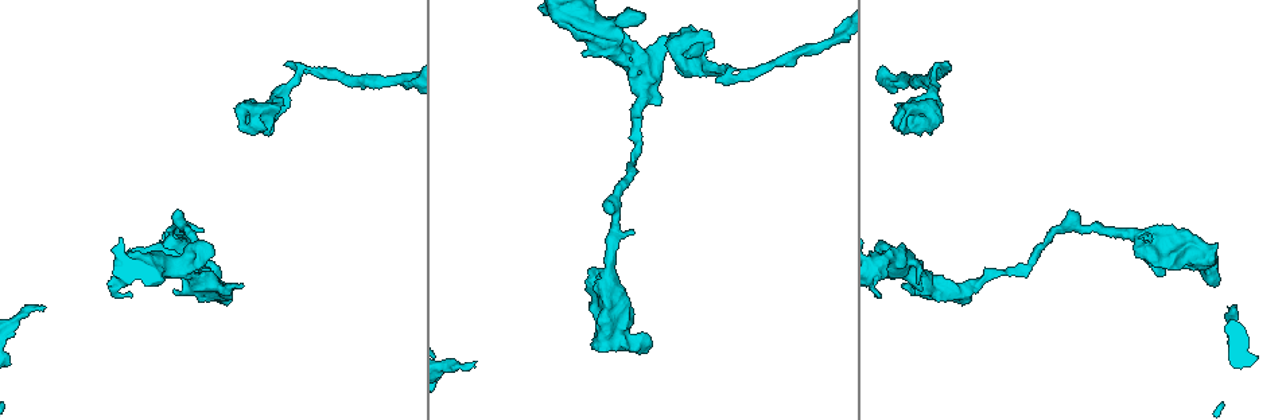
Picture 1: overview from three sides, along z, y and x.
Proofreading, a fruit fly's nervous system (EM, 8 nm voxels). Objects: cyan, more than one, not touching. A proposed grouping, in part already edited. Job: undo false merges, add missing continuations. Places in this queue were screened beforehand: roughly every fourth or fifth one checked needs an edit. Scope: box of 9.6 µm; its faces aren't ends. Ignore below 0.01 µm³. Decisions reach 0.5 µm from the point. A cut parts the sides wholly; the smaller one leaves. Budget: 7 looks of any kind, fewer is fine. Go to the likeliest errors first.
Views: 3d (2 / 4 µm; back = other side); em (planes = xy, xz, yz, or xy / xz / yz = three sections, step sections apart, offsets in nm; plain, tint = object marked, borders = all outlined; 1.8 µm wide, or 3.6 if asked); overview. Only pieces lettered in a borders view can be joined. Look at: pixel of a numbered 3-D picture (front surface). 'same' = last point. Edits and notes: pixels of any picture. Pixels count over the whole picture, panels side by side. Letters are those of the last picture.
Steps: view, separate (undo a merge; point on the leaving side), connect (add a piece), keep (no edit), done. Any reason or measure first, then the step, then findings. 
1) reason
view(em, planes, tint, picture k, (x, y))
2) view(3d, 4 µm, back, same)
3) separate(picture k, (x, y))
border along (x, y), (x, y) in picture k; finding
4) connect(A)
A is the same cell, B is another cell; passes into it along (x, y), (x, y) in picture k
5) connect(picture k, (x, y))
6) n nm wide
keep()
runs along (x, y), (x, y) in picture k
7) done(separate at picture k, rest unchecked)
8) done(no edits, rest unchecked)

an open end
view(em, planes, borders, picture 1, (41, 308))

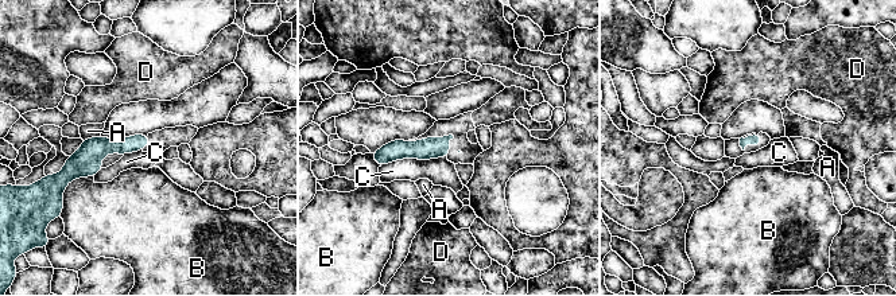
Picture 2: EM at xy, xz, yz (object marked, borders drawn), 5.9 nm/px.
keep()
A, B, C and D are other cells; none of them fits

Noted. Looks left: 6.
a fork
view(em, planes, borders, picture 1, (182, 246))

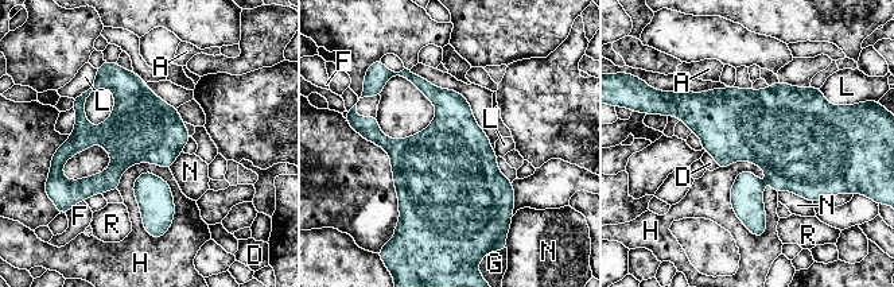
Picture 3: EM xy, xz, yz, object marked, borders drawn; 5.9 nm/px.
H touches over 480 nm
keep()
A, D, F, G, H, L, N and R are other cells; border along (718, 167), (764, 171), (765, 233) in picture 3; one neuron here

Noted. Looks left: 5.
an open end
view(em, xz, step 4, plain, picture 1, (172, 290))

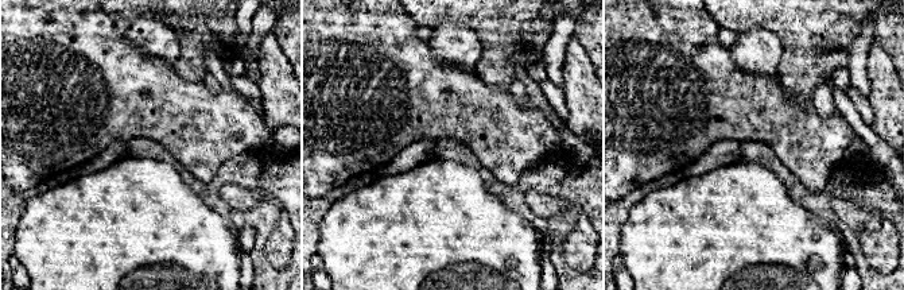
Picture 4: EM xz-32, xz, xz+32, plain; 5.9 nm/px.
see the neighbours
view(em, xz, step 4, borders, same)

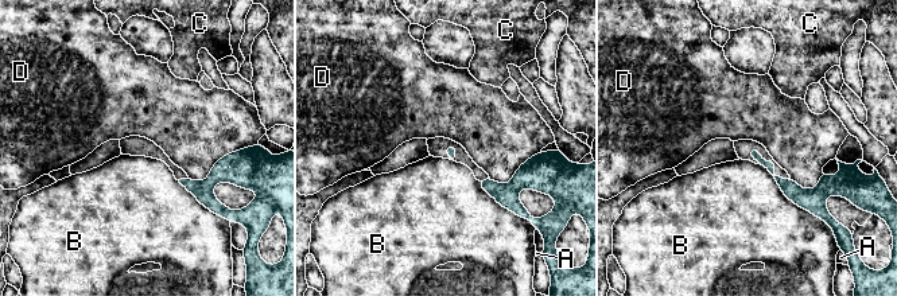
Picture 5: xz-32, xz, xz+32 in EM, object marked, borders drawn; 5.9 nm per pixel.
keep()
A, B, C and D are other cells; border along (237, 150), (205, 179), (189, 178) in picture 5; no lettered piece goes on from it

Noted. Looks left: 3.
done(no edits, rest unchecked)

